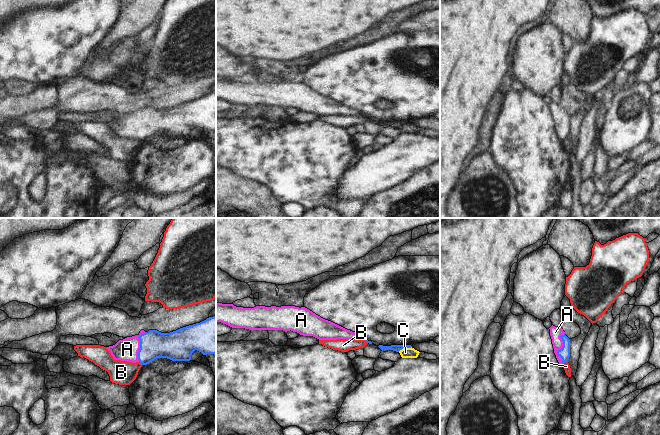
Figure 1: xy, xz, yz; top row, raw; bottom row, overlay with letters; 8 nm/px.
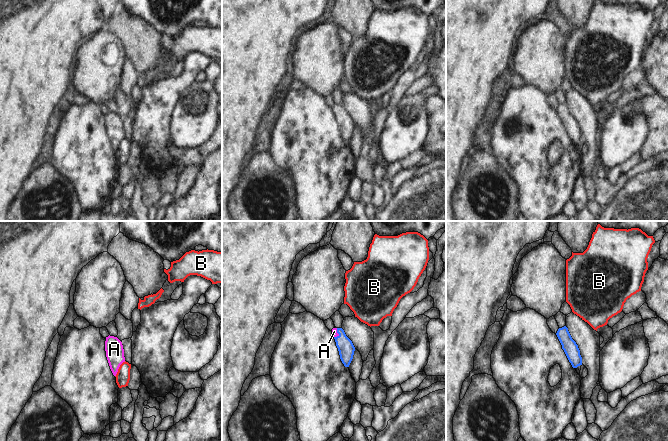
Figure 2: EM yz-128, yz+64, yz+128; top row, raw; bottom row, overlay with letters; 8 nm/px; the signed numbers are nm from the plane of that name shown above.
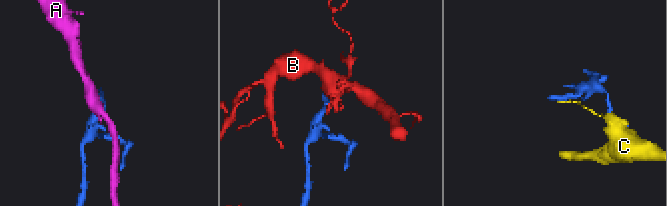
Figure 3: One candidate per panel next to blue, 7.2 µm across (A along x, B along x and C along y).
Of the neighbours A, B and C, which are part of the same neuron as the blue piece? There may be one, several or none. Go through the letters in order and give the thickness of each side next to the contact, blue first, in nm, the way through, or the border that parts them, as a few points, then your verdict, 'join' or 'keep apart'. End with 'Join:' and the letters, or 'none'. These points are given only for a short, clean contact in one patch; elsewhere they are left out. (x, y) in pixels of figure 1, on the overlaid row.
A: calibres 90 and 100 nm; way yz (564, 353), (560, 349), (560, 341), (555, 332); join
B: calibres 90 and 60 nm; border yz (567, 360), (562, 364); keep apart
C: calibres 60 and 80 nm; keep apart
Join: A

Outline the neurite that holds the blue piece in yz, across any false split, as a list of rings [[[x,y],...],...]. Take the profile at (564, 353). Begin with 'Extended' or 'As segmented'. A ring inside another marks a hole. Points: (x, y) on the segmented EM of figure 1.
Extended. [[[551,326],[550,336],[554,353],[560,365],[567,362],[570,357],[570,339],[565,335],[561,327]]]

